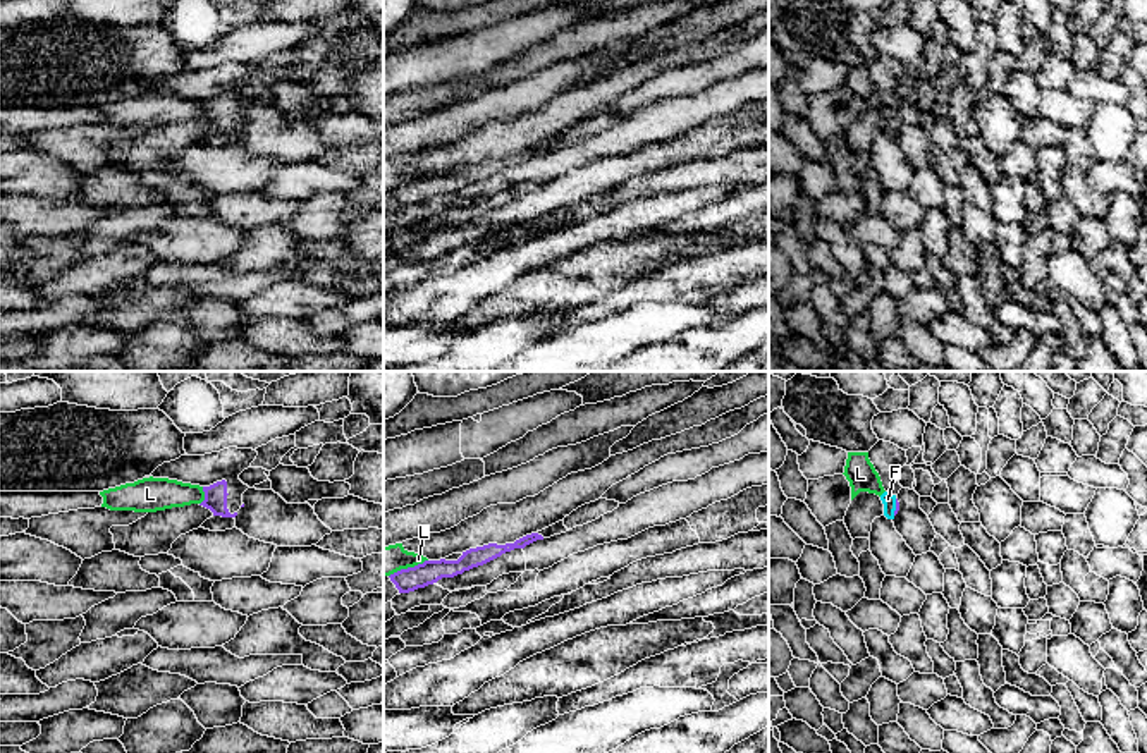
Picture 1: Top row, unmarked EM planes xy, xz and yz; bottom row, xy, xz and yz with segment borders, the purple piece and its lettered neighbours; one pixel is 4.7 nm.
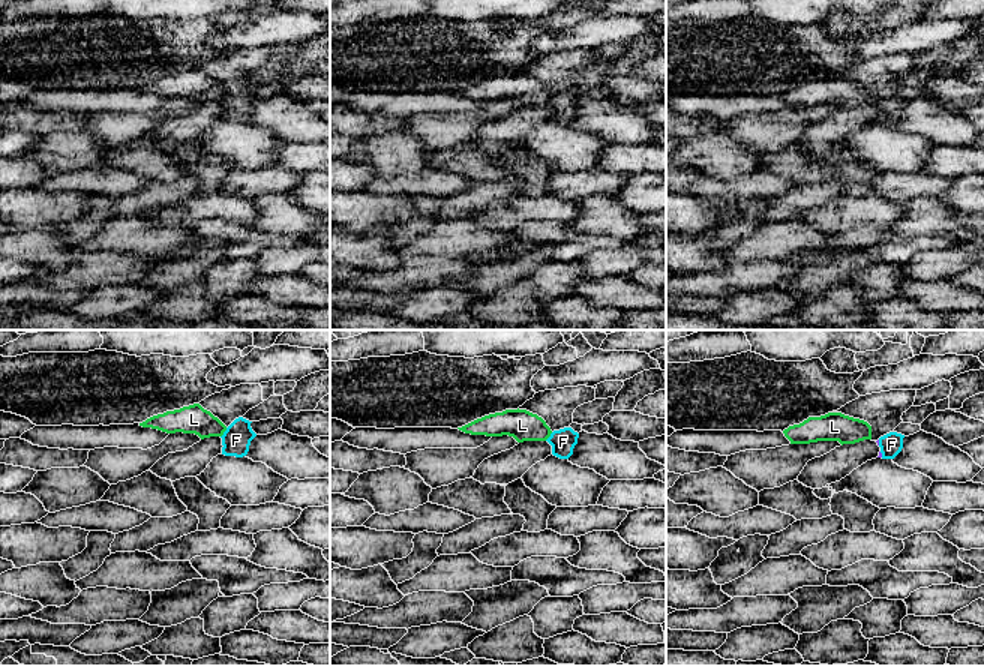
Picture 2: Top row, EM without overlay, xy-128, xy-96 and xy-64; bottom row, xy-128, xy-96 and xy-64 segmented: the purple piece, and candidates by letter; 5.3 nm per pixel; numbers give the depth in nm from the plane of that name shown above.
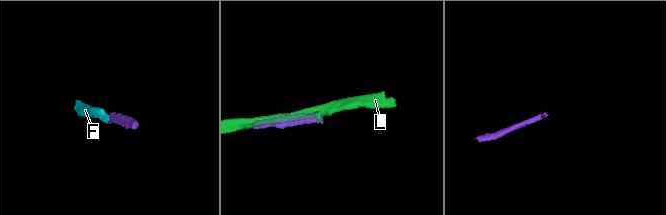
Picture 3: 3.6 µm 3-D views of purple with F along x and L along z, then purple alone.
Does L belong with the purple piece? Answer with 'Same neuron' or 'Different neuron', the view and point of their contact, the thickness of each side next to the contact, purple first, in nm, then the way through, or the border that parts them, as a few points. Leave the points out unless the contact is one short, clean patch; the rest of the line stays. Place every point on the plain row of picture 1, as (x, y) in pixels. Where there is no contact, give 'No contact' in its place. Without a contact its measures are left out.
Different neuron. Touches purple at xy (205, 110). Thickness 110 nm (purple) against 160 nm

